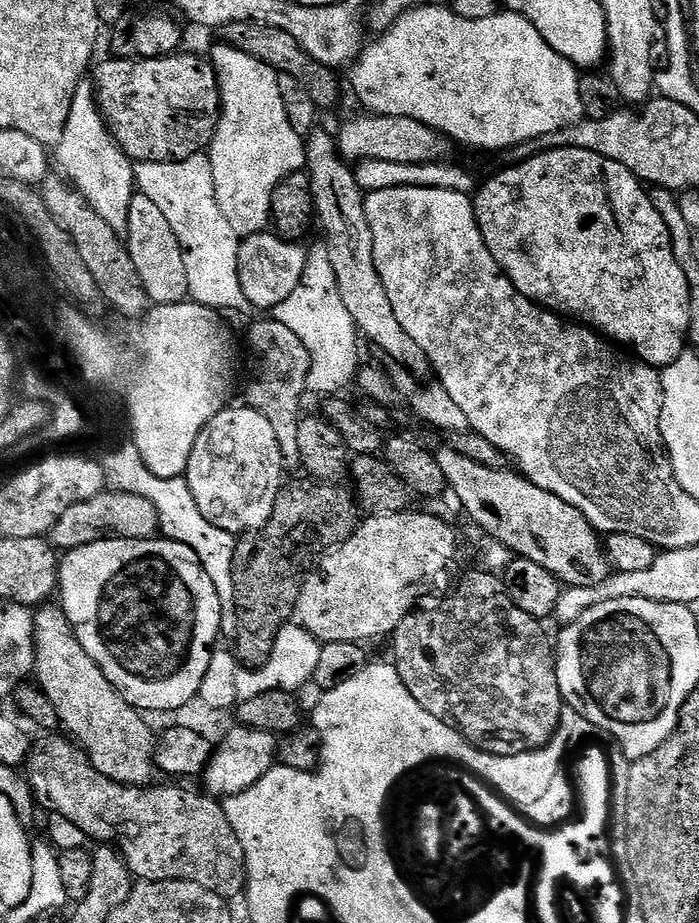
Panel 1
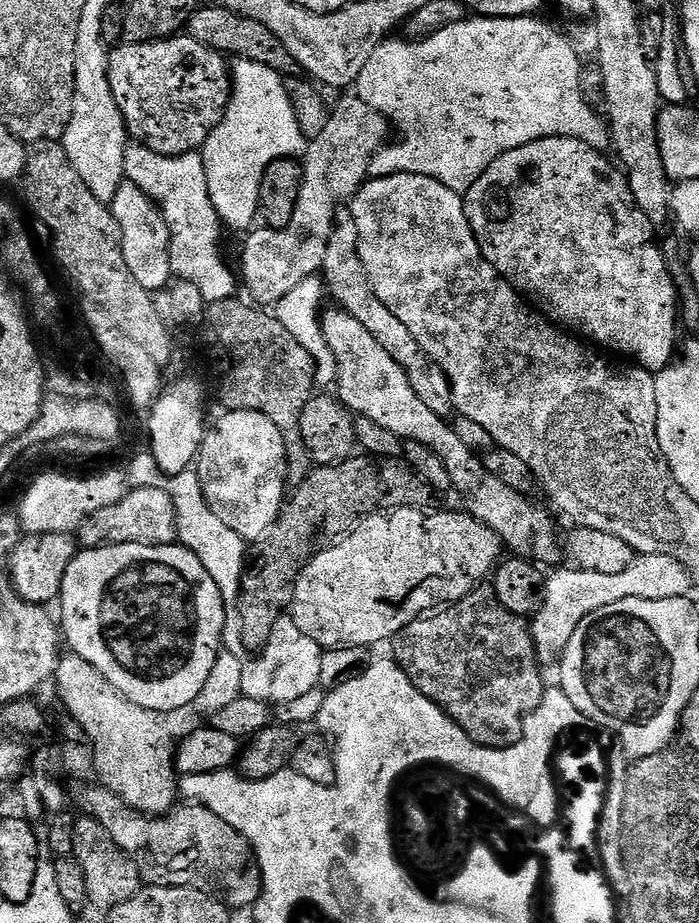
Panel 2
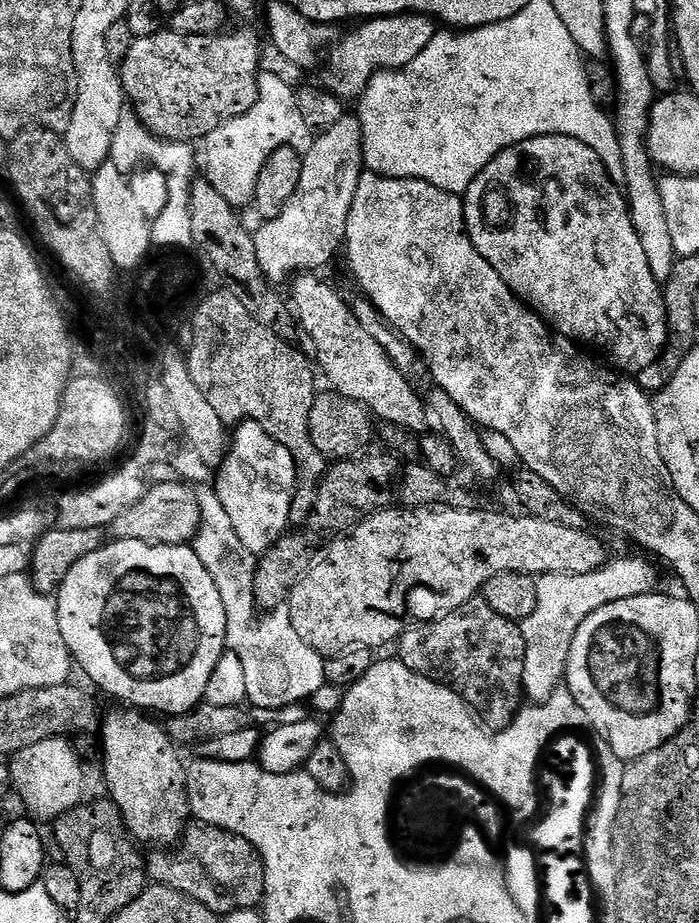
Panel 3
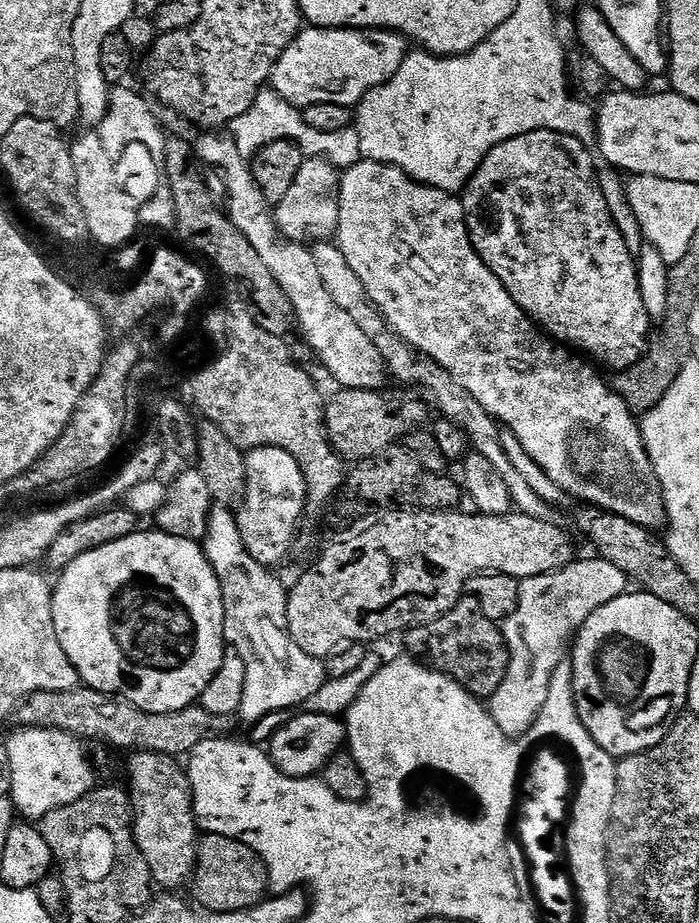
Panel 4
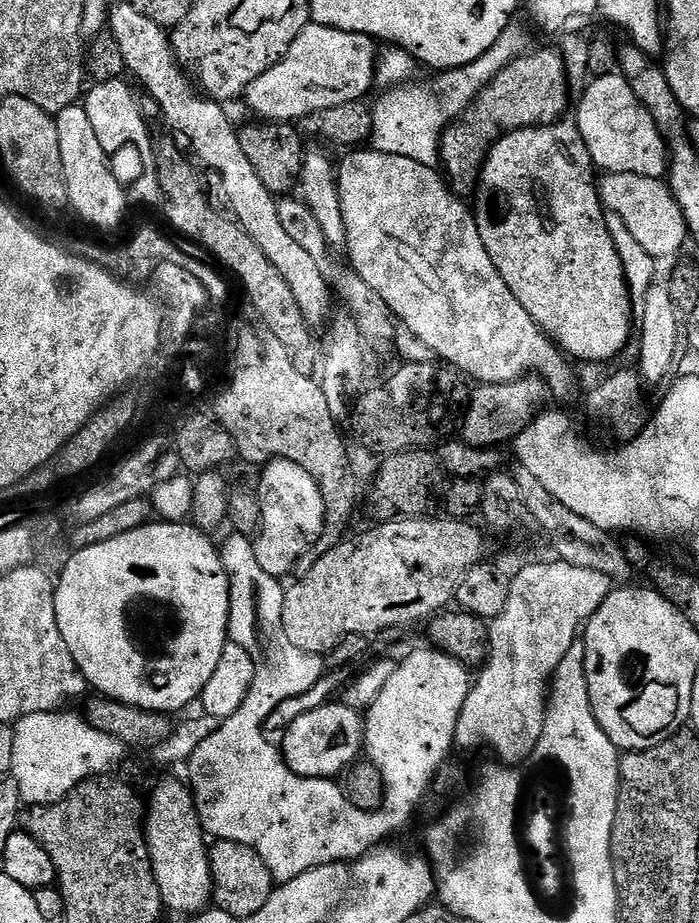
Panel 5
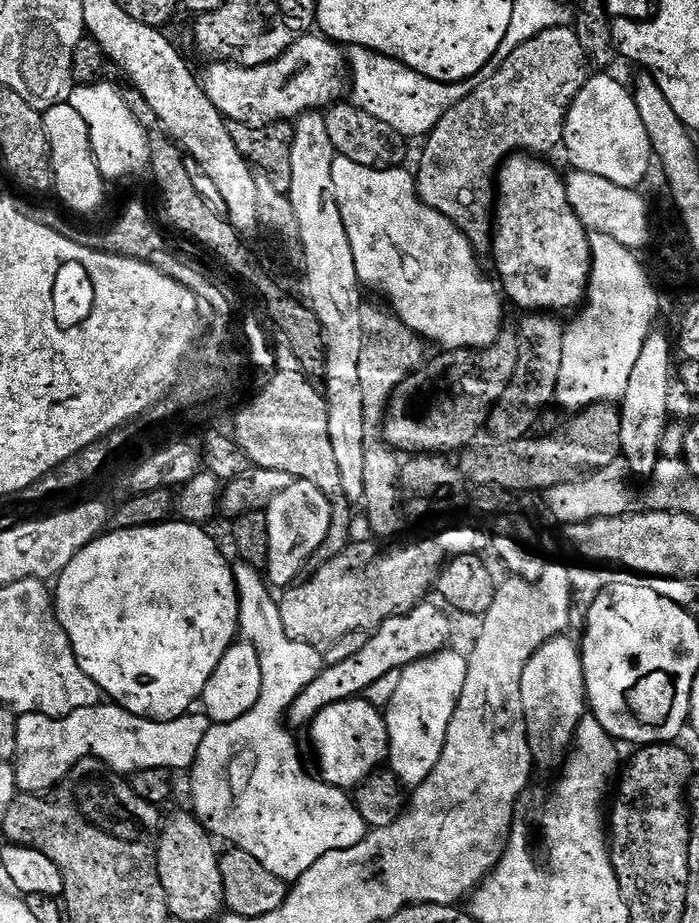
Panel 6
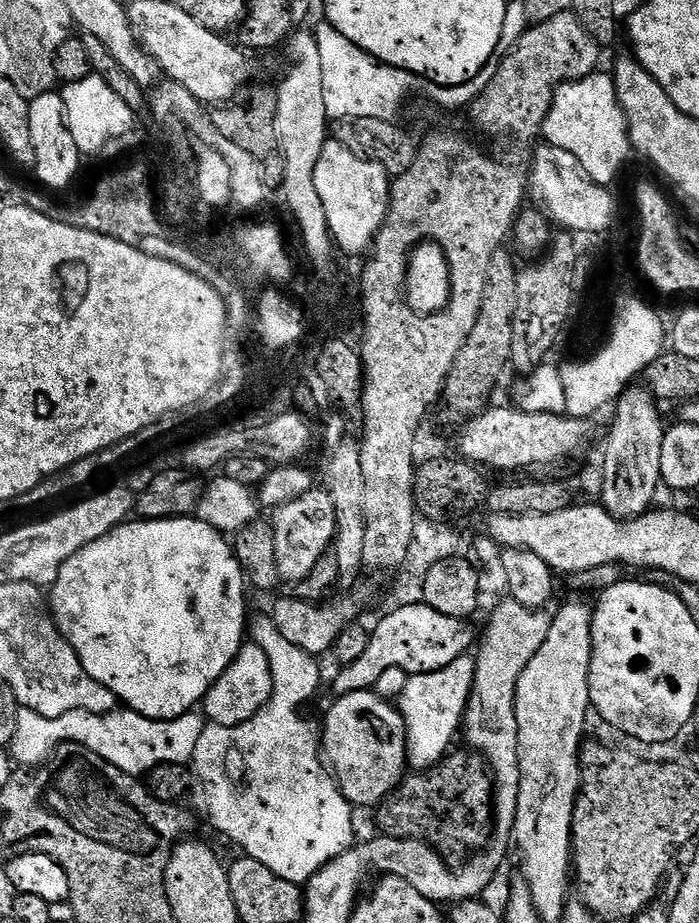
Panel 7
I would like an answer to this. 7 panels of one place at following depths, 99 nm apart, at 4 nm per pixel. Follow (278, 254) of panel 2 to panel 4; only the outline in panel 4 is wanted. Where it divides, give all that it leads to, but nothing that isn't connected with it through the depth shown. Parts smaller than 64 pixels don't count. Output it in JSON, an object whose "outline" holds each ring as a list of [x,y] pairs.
{"outline":[[[305,159],[290,190],[274,208],[276,226],[285,241],[312,246],[335,237],[340,213],[340,178],[341,173],[338,168],[336,172],[330,161]]]}

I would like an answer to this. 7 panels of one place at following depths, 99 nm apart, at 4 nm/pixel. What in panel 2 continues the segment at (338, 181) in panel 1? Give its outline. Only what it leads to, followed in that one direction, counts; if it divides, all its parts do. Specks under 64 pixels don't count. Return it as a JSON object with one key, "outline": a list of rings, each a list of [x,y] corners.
{"outline":[[[337,211],[336,224],[332,227],[330,240],[326,246],[322,280],[327,291],[329,293],[332,291],[332,296],[336,299],[333,301],[356,318],[374,338],[374,342],[378,342],[378,346],[382,346],[382,350],[386,350],[386,354],[390,354],[390,358],[394,358],[394,362],[402,366],[411,389],[414,390],[414,394],[418,394],[418,399],[429,410],[434,410],[434,414],[445,418],[451,417],[454,412],[452,388],[444,377],[443,370],[428,357],[426,350],[422,350],[422,346],[418,346],[414,334],[410,334],[410,330],[406,330],[406,326],[402,326],[402,322],[398,322],[398,318],[390,314],[382,298],[374,294],[370,286],[368,275],[358,254],[358,230],[352,221],[351,211]]]}

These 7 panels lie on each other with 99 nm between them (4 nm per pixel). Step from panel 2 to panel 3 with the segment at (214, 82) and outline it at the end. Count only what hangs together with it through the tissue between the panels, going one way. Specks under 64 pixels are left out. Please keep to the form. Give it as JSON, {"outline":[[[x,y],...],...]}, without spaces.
{"outline":[[[240,28],[237,32],[228,31],[229,30],[221,30],[217,32],[215,36],[183,36],[171,30],[161,30],[152,36],[142,36],[131,41],[133,44],[129,46],[128,53],[124,56],[124,61],[119,61],[118,64],[120,85],[124,88],[124,99],[130,105],[135,117],[141,121],[143,126],[145,126],[157,140],[182,144],[203,141],[205,136],[209,136],[211,132],[218,130],[218,126],[222,126],[226,122],[238,118],[252,105],[254,99],[254,81],[261,71],[260,36],[252,28]]]}

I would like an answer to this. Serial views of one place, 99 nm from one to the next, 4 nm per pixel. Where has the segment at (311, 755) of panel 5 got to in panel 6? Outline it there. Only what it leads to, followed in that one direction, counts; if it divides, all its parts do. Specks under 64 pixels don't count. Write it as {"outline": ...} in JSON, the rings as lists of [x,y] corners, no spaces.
{"outline":[[[362,698],[338,702],[334,706],[326,706],[318,718],[314,718],[310,729],[312,744],[316,747],[316,760],[320,763],[319,779],[326,784],[333,784],[335,788],[355,790],[371,772],[377,771],[385,763],[388,755],[388,731],[384,721],[384,712],[379,708],[370,706]]]}

